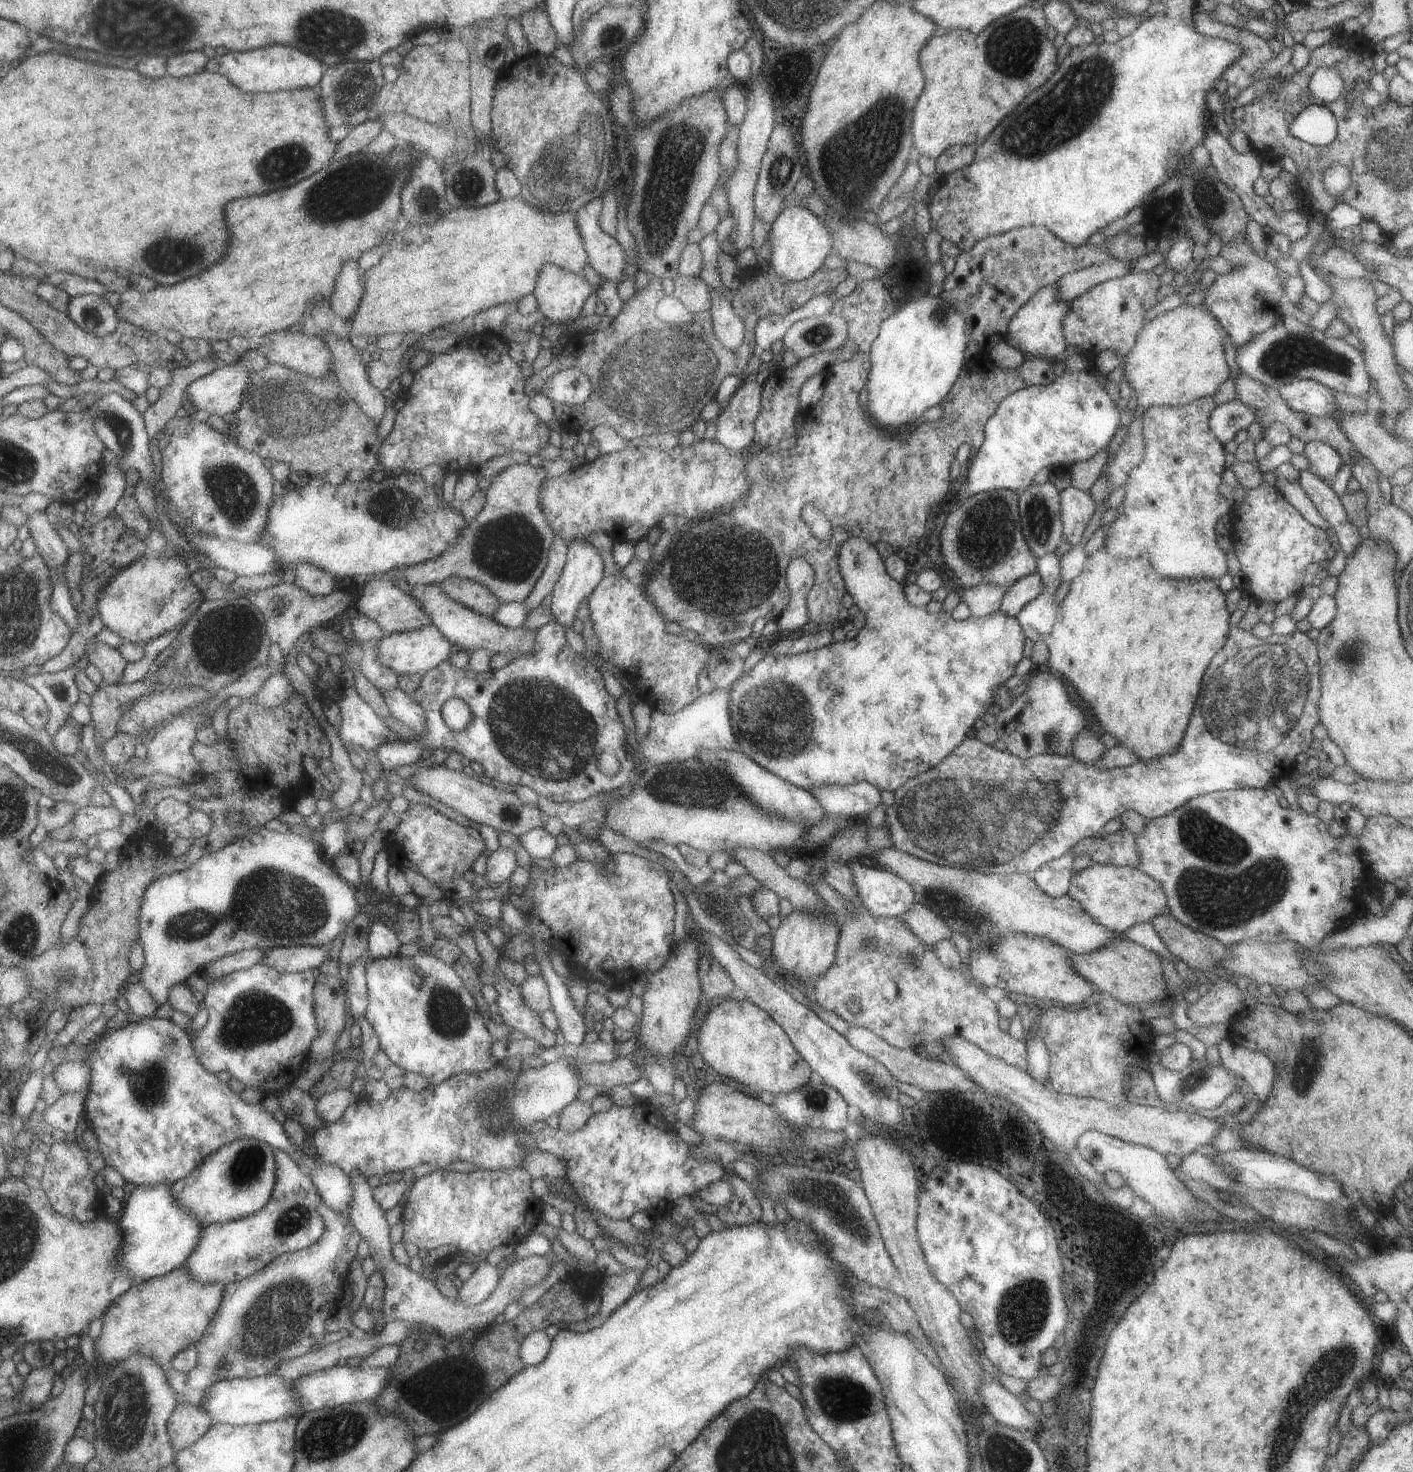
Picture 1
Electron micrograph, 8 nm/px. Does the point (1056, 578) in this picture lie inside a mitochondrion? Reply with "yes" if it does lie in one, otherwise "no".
no

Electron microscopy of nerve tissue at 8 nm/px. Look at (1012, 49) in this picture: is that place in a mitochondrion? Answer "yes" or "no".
yes

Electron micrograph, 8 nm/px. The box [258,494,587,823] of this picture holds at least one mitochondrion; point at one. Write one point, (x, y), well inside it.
(510, 549)

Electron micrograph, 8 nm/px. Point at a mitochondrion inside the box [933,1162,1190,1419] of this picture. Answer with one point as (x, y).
(1022, 1311)

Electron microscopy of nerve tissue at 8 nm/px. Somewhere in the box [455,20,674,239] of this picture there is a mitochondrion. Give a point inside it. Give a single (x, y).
(608, 38)

